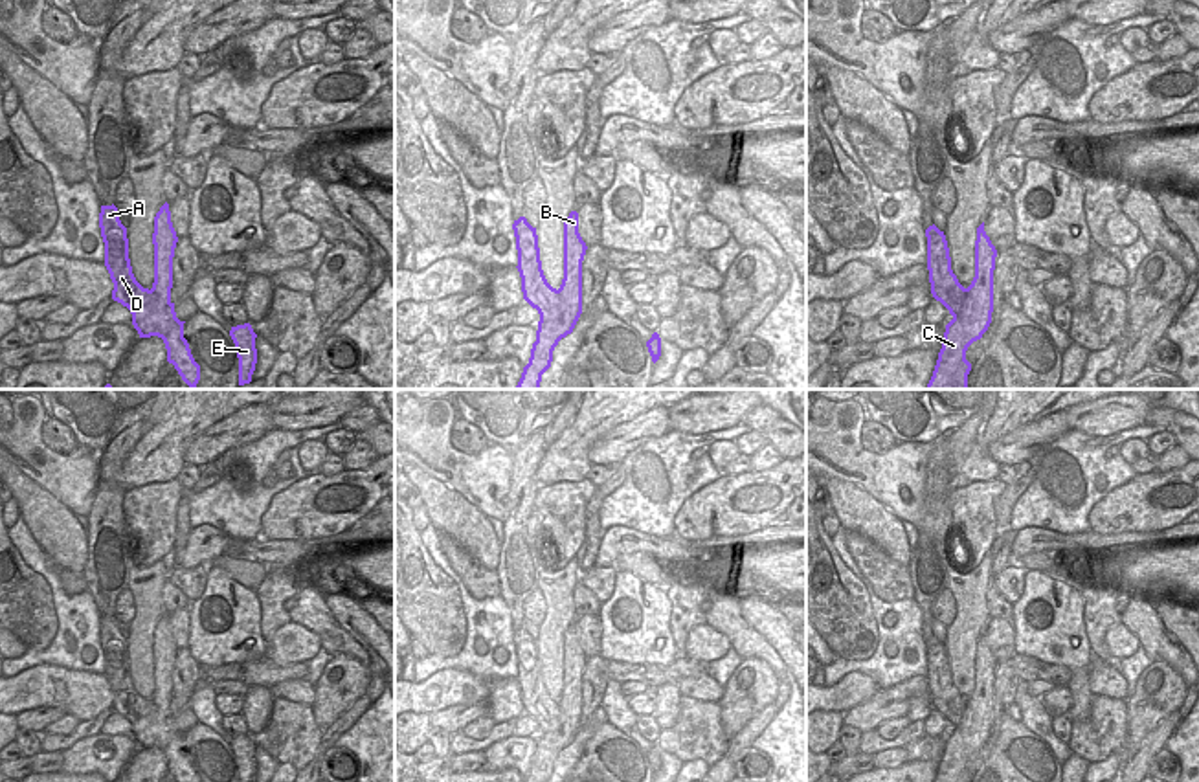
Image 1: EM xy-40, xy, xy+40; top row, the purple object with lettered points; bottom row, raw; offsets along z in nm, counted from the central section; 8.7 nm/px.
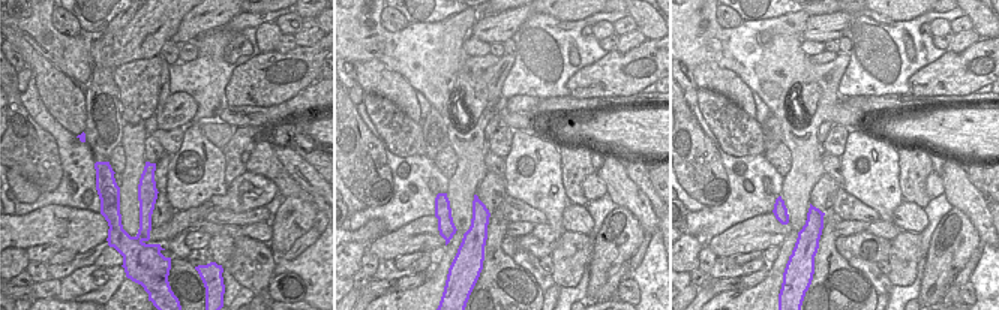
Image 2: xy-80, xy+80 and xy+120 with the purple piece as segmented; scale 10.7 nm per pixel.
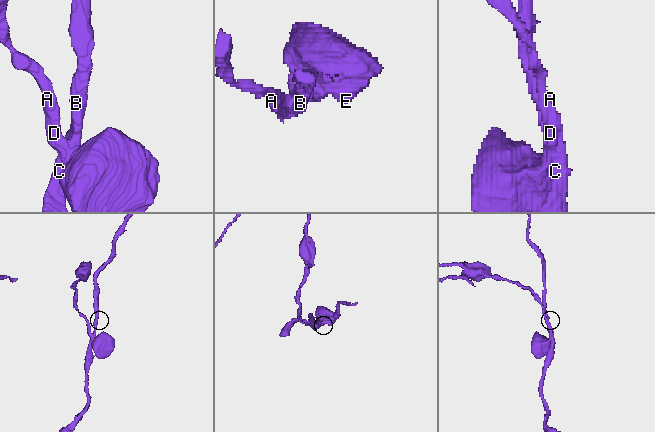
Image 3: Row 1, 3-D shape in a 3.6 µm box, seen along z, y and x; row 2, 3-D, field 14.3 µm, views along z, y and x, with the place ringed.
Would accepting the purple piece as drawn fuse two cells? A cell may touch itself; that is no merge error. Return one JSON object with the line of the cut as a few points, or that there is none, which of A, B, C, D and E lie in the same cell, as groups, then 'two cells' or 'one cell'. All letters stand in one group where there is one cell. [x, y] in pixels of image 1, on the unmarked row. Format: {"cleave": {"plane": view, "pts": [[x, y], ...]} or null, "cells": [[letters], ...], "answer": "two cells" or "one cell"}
{"cleave": {"plane": "xy", "pts": [[559, 702], [560, 726], [540, 733]]}, "cells": [["A", "D", "E"], ["B", "C"]], "answer": "two cells"}

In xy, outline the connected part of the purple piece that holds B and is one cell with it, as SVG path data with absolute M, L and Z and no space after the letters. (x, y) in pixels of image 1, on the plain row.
M571 622L564 633L564 690L558 699L562 727L555 732L538 732L536 753L523 782L547 782L555 758L573 743L582 725L582 672L586 661L588 657L578 644L578 624Z

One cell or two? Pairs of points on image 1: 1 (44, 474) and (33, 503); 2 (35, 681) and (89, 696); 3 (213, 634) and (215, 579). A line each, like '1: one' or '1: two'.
1: two
2: one
3: one

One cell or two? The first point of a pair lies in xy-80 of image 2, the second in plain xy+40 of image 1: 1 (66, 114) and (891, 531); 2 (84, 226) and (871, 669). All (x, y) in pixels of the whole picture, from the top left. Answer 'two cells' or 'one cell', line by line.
1: one cell
2: two cells

